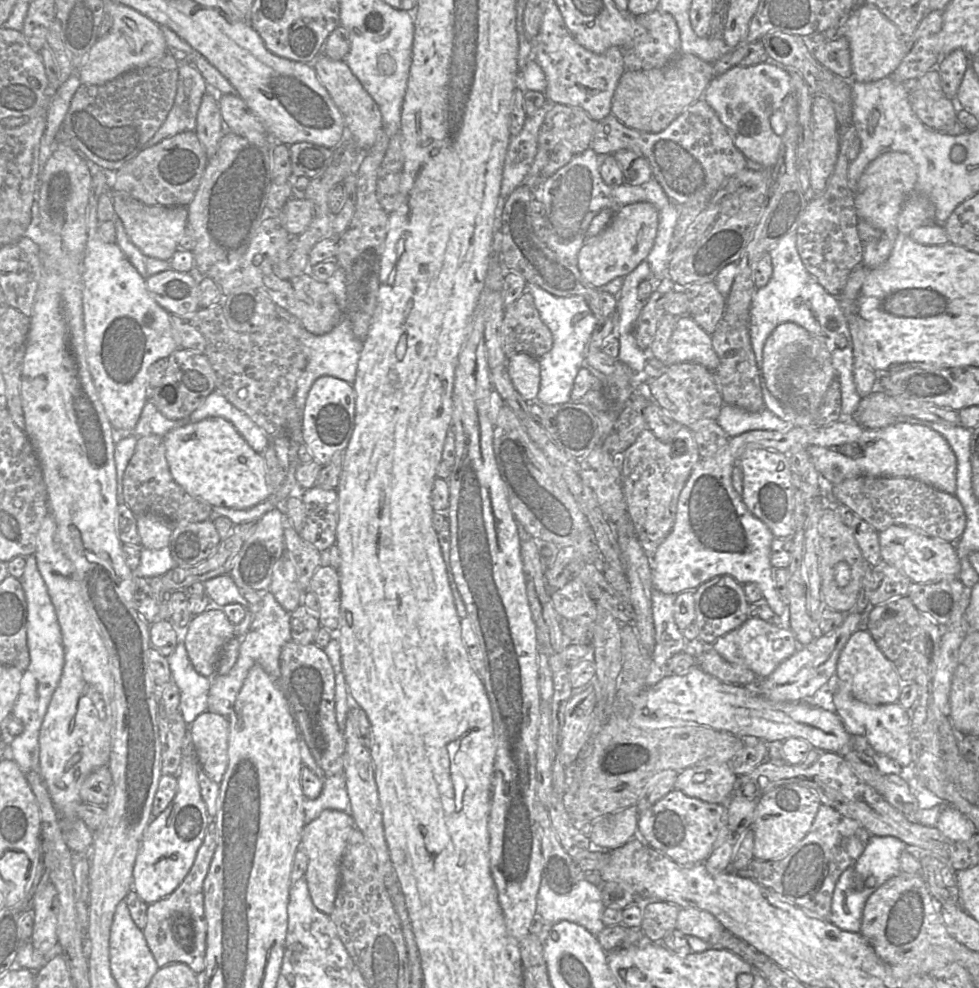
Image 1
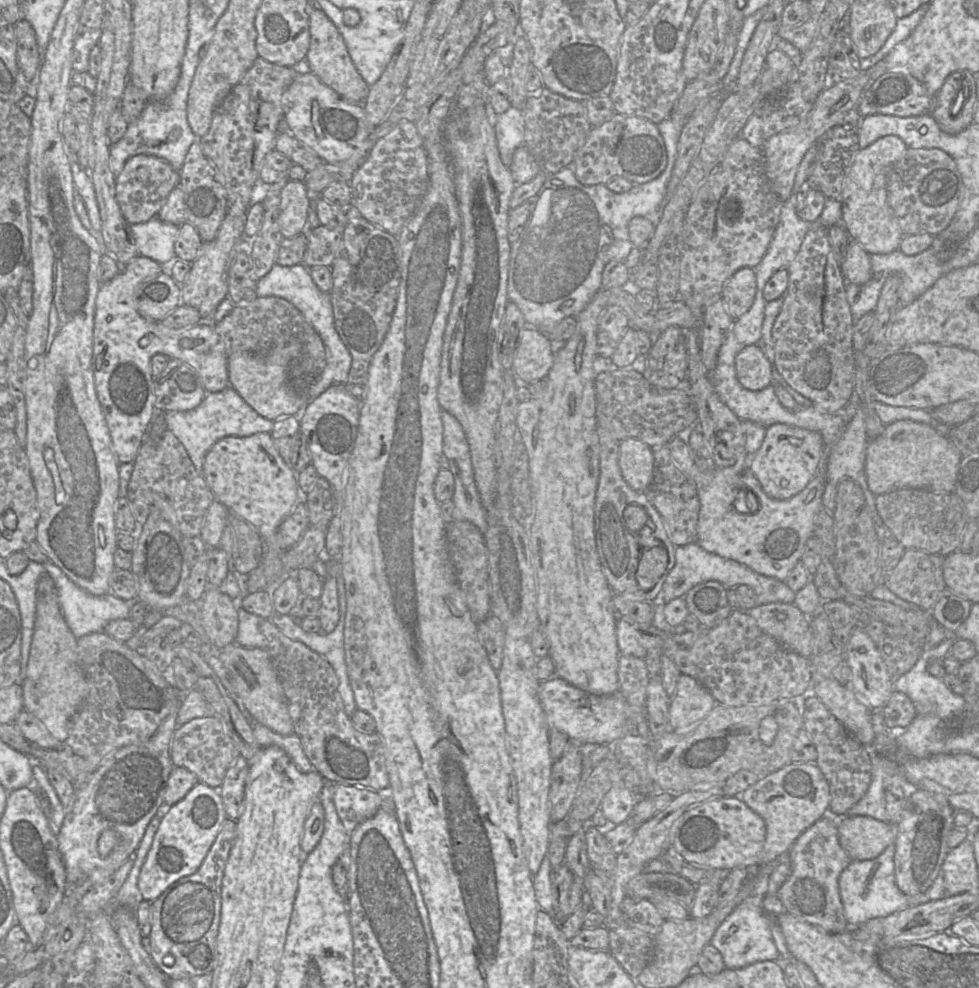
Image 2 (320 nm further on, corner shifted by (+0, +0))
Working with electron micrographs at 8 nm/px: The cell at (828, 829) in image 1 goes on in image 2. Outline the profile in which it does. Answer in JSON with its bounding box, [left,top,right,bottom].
[776,815,851,933]

